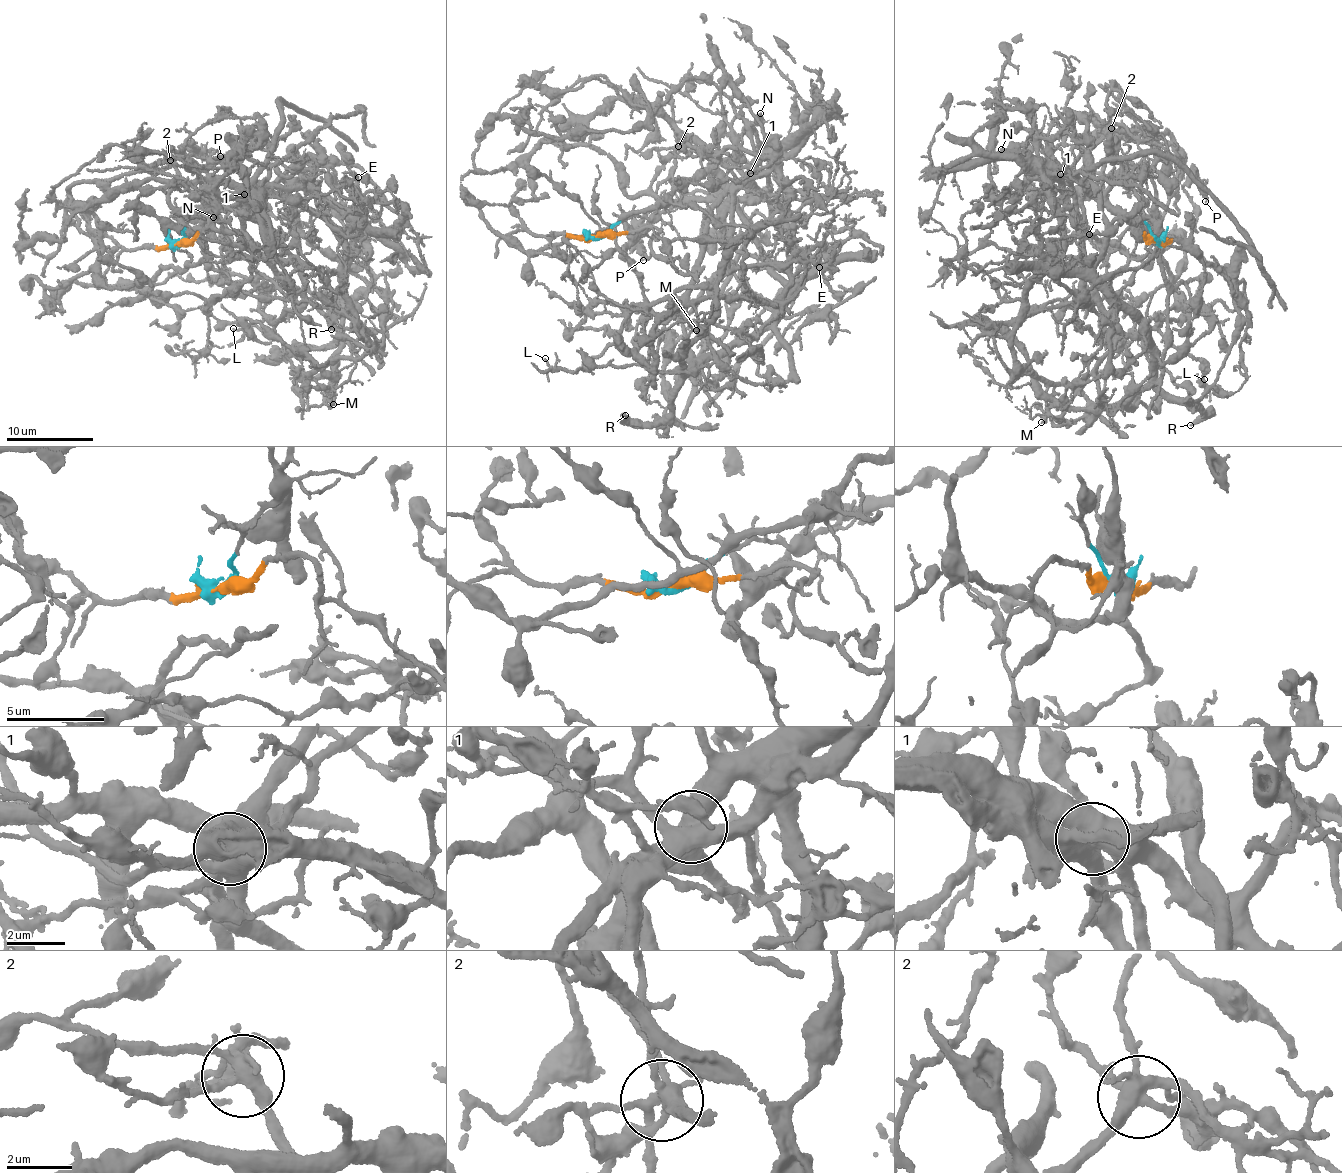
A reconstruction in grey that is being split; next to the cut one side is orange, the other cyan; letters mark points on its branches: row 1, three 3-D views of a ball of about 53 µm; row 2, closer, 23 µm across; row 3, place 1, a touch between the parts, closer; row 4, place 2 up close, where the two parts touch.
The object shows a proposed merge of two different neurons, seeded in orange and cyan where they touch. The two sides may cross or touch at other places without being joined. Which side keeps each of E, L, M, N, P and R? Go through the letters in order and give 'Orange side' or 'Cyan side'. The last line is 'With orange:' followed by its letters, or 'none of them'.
E: Cyan side
L: Orange side
M: Orange side
N: Cyan side
P: Orange side
R: Cyan side
With orange: L, M, P

